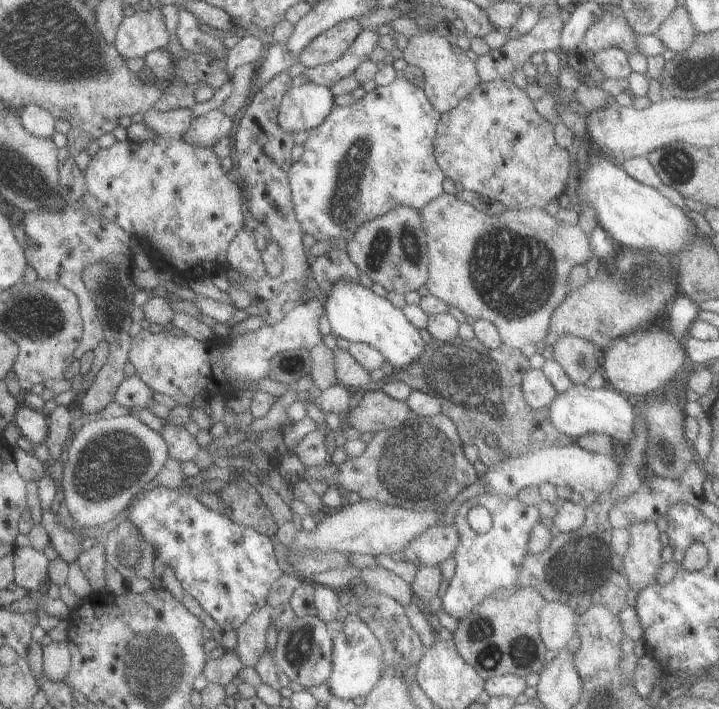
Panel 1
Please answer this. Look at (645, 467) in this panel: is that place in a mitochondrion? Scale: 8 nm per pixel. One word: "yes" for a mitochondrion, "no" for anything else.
no

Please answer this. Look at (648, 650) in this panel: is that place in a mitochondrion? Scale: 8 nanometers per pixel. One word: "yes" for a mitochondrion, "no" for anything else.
no

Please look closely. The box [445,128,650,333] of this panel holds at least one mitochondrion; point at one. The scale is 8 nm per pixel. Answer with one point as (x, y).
(513, 274)

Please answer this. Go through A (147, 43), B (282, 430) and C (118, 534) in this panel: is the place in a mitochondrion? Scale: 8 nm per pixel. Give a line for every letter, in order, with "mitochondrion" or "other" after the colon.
A: other
B: other
C: other

